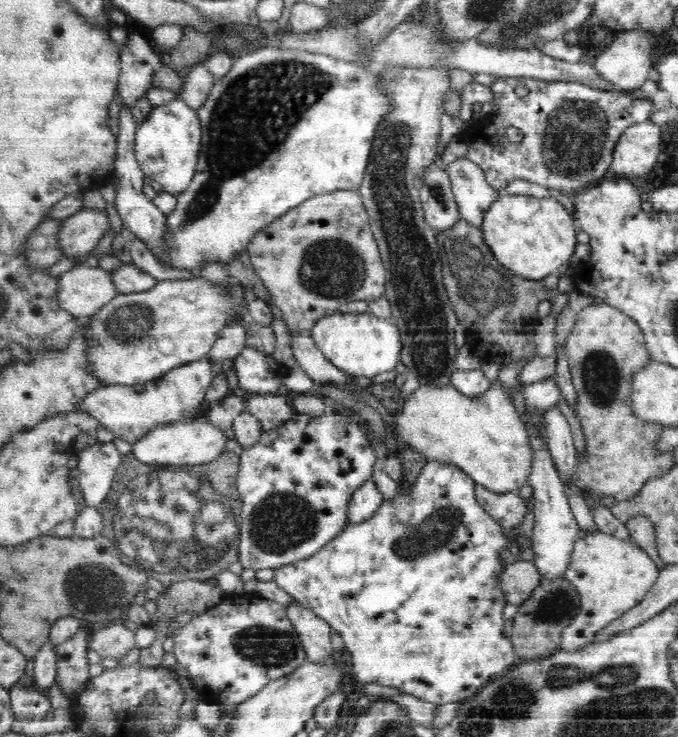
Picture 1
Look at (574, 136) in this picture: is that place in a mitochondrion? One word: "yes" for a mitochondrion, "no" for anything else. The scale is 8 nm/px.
yes

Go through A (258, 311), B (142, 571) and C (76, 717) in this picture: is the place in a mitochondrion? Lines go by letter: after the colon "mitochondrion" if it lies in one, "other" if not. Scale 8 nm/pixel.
A: other
B: mitochondrion
C: other

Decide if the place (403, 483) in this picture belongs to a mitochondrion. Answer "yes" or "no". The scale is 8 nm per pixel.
no

